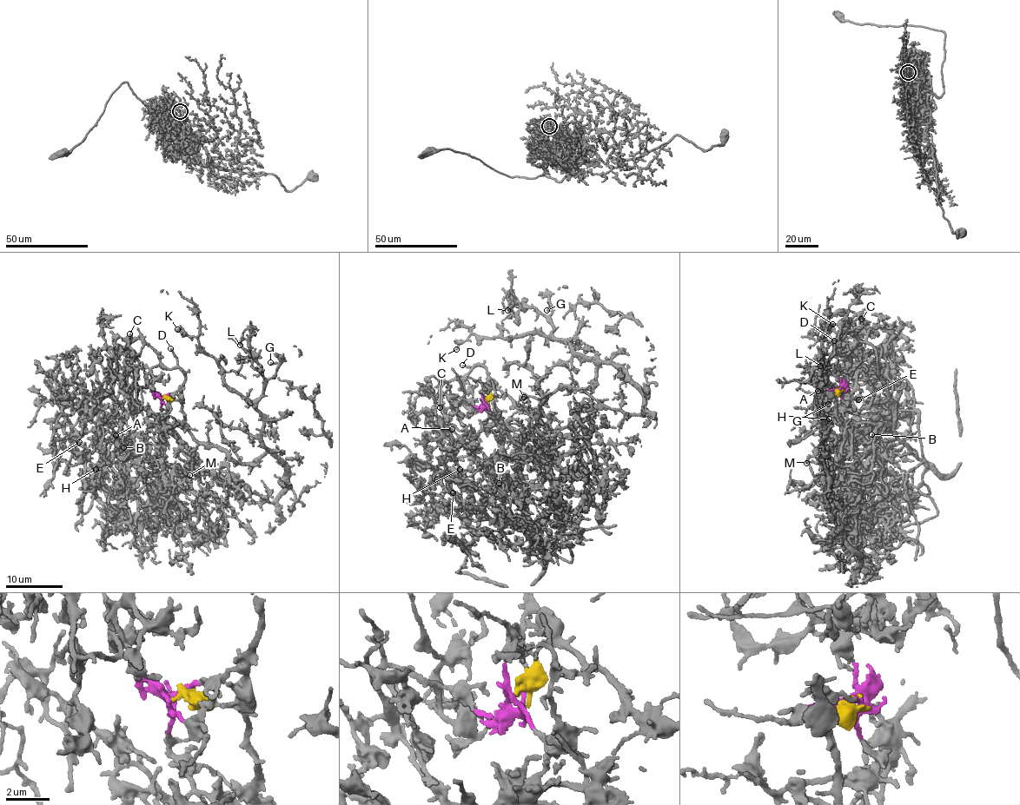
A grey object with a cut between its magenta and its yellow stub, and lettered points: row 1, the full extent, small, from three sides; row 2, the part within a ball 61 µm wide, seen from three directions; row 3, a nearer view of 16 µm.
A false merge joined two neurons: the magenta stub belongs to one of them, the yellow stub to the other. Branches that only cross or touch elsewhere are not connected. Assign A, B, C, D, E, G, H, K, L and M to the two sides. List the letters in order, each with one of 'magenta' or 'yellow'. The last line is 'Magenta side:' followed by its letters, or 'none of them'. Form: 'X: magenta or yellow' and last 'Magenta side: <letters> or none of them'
A: magenta
B: magenta
C: magenta
D: yellow
E: magenta
G: yellow
H: magenta
K: yellow
L: yellow
M: magenta
Magenta side: A, B, C, E, H, M

